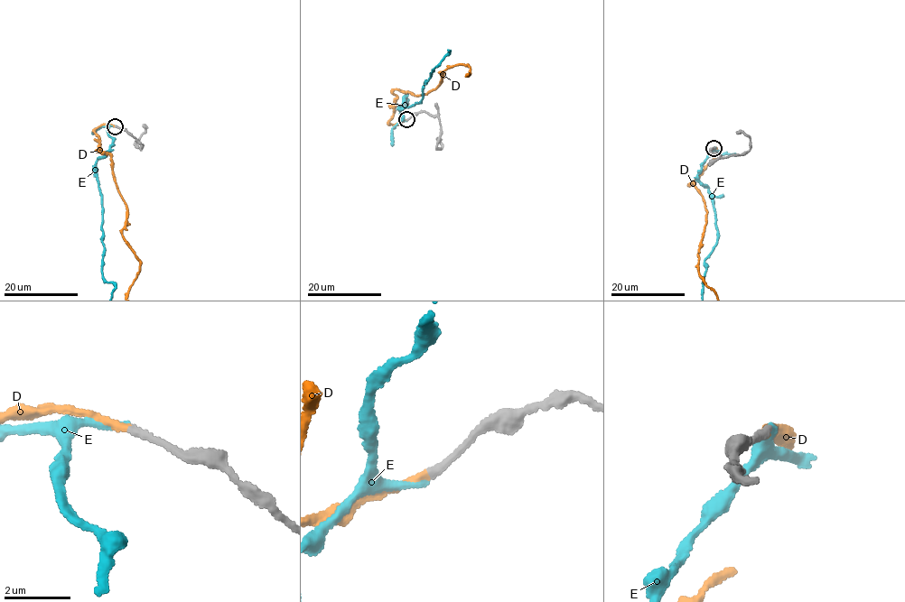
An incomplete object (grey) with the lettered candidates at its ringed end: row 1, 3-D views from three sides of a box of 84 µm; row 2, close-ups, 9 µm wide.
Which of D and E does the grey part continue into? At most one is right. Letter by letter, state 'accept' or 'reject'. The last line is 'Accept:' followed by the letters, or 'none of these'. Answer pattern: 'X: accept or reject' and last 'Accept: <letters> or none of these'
D: accept
E: reject
Accept: D

